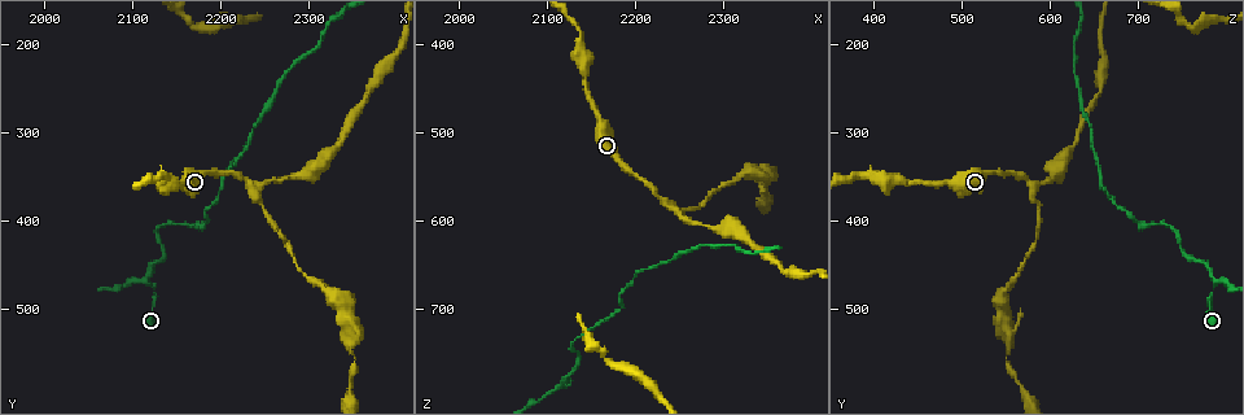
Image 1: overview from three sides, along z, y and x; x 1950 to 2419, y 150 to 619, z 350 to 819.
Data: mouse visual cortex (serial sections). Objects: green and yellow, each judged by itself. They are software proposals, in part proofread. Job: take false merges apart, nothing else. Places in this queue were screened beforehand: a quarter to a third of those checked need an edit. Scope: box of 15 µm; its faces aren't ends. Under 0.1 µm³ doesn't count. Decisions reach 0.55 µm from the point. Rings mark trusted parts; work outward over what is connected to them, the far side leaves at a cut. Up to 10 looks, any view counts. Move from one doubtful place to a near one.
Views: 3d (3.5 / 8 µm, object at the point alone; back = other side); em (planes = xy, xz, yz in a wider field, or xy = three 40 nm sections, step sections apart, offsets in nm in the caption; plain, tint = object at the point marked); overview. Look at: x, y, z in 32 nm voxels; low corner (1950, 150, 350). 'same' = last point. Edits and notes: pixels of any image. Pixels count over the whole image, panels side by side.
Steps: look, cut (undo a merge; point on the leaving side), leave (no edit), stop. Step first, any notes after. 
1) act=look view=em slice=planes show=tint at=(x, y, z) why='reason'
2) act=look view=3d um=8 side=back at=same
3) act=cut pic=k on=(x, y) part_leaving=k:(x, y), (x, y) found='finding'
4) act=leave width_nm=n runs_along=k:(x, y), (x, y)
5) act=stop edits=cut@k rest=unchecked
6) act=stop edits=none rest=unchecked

act=look view=3d um=3.5 at=(2240, 365, 585) why='side arm on a straight run'

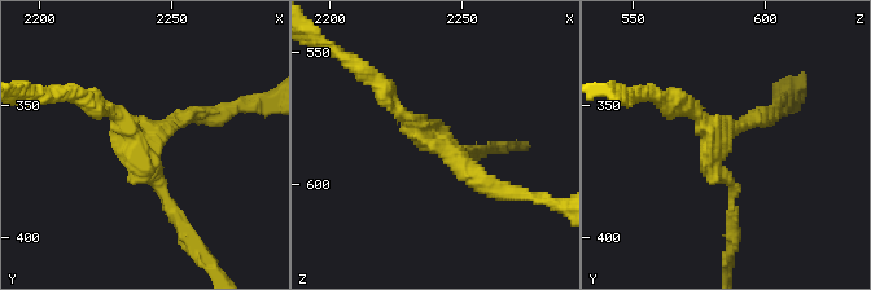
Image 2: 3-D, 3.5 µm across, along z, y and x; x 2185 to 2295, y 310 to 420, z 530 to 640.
act=look view=em slice=xy step=1 show=plain at=(2238, 366, 580) arms=3 arm_widths_nm=150,200,200

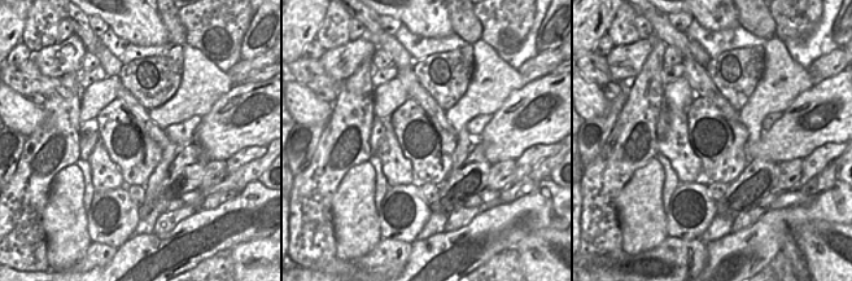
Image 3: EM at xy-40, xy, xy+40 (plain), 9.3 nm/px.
act=look view=em slice=xy step=1 show=tint at=same why='with the object marked'

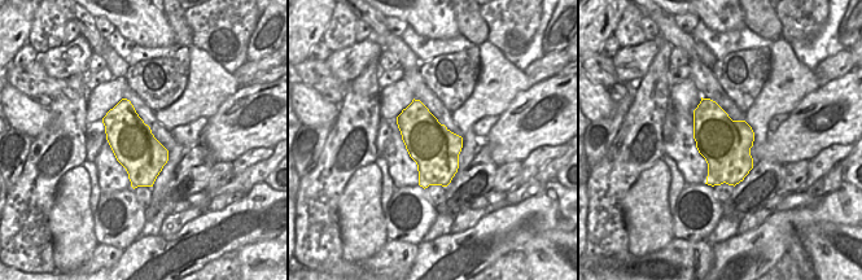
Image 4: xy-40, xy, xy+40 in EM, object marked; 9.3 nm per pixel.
act=leave found='all the same cell'

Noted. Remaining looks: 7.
act=look view=3d um=3.5 at=(2115, 465, 785) why='sharp bend'

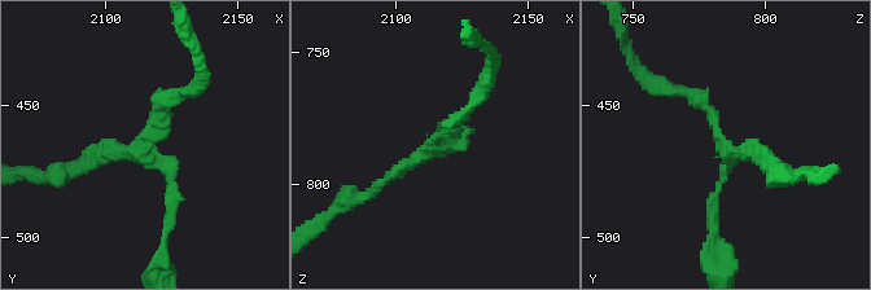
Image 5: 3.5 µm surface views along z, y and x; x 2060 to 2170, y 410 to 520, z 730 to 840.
act=look view=em slice=xy step=1 show=tint at=(2115, 468, 786) why='need the tissue'

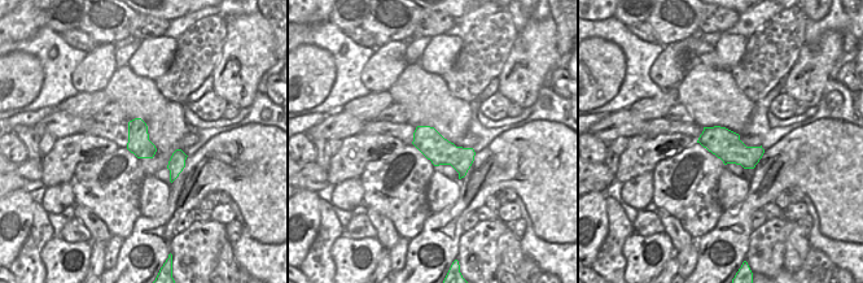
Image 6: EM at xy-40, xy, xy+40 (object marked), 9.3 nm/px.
act=leave runs_along=5:(166, 225), (170, 175), (143, 143), (179, 95) found='all the same cell'

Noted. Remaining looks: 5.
act=look view=3d um=8 at=(2125, 405, 740) why='sharp bend'

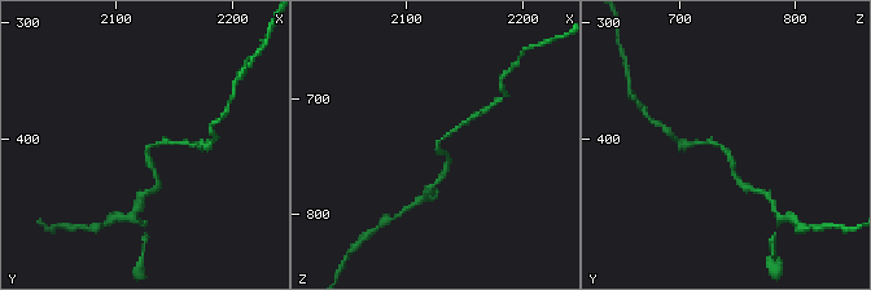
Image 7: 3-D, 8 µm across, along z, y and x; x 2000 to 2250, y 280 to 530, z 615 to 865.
act=look view=em slice=planes show=tint at=(2130, 410, 738) arm_widths_nm=150,150

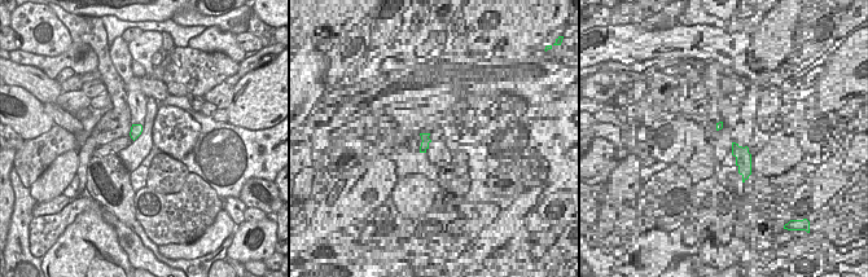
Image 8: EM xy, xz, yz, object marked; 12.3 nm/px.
act=leave runs_along=7:(739, 180), (726, 150), (701, 141) found='continuous, no second cell'

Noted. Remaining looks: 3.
act=look view=3d um=3.5 side=back at=(2180, 405, 700) why='sharp bend'

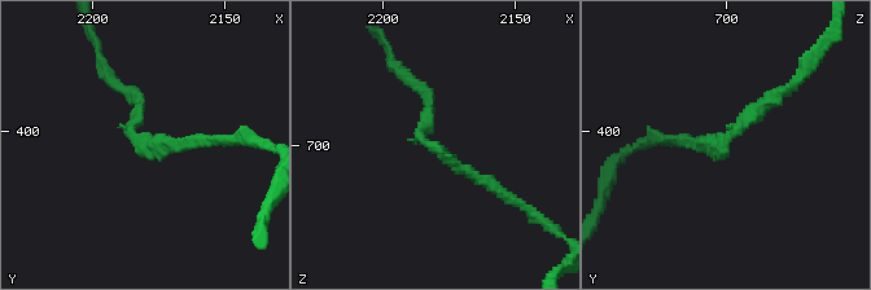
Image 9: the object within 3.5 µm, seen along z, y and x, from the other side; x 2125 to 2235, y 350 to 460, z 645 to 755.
act=look view=em slice=xy step=2 show=tint at=(2180, 405, 703) arm_widths_nm=150,150 why='need the tissue'

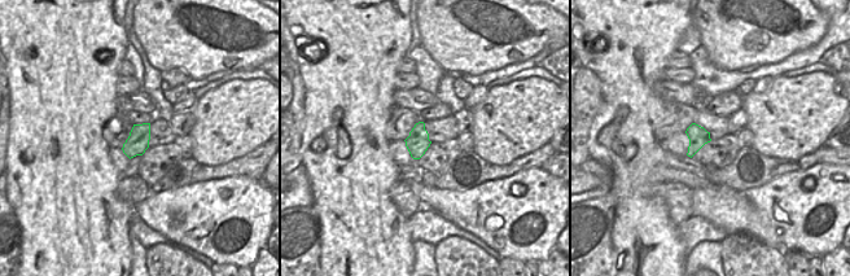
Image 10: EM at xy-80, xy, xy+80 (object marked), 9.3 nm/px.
act=leave width_nm=220 runs_along=9:(510, 200), (419, 136), (427, 93) found='all the same cell'

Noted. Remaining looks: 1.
act=stop edits=none rest=unchecked

